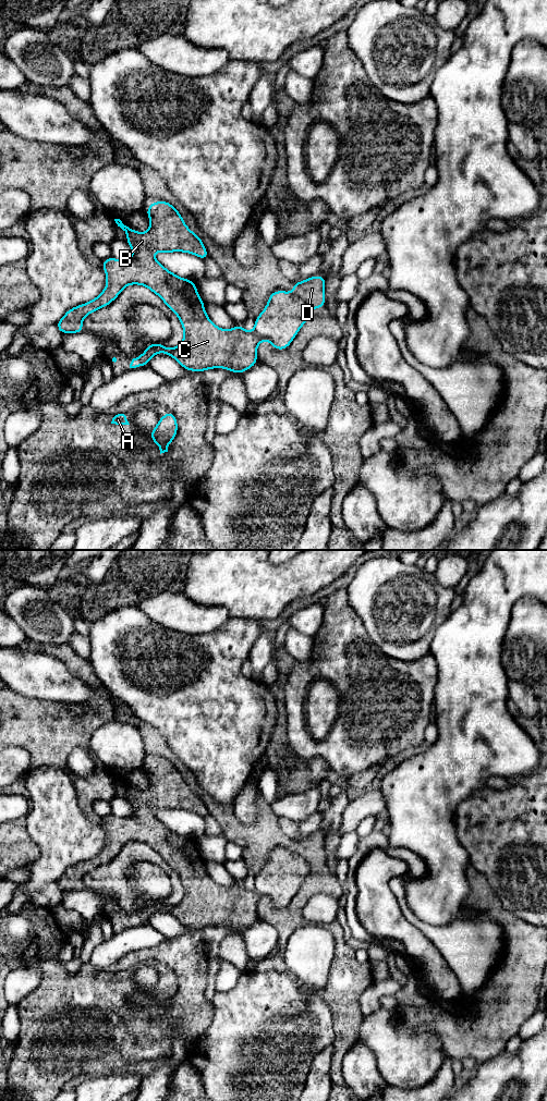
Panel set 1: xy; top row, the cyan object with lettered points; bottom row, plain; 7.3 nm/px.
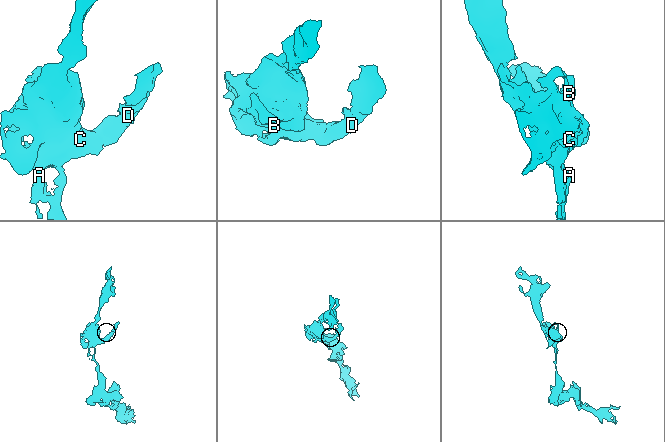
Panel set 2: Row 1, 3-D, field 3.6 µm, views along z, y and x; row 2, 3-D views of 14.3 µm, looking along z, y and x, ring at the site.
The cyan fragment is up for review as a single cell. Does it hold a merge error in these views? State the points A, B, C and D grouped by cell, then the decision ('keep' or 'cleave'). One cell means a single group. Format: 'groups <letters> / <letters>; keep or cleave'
groups A B C / D; cleave

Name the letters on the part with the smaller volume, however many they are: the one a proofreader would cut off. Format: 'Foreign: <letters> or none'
Foreign: D

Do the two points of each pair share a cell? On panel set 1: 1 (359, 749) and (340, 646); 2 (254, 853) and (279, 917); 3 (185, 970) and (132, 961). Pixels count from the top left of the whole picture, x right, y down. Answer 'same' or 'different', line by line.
1: same
2: same
3: same

